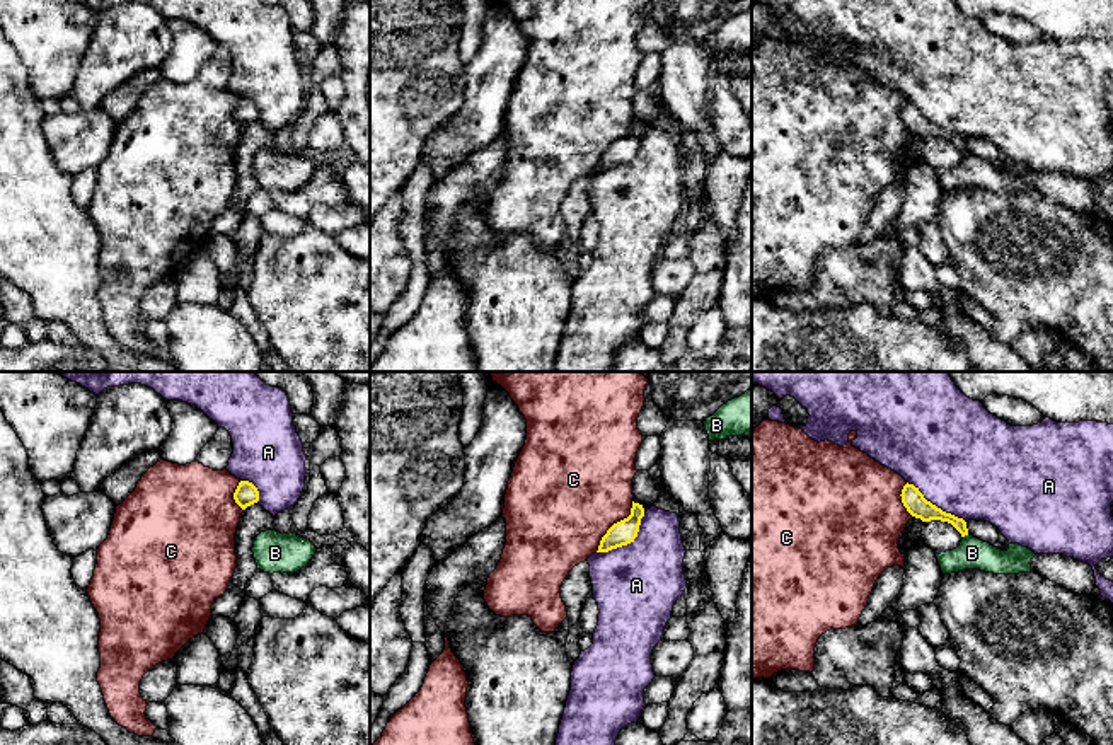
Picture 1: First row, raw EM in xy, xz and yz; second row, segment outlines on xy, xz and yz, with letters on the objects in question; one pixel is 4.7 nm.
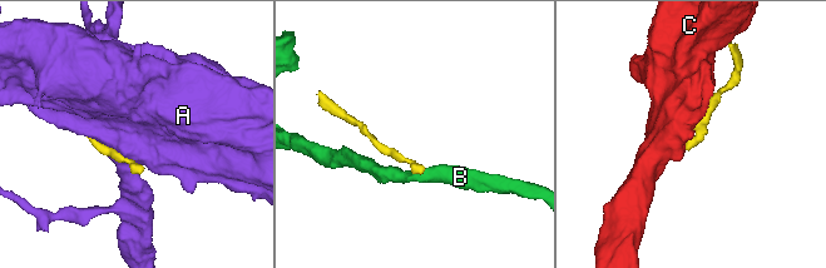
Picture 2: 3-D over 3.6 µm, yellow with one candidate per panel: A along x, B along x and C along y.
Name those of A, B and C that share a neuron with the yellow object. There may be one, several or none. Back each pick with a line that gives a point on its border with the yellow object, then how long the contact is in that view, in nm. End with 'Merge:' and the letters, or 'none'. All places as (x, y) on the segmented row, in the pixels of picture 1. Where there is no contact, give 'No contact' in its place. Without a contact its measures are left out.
Merge: none

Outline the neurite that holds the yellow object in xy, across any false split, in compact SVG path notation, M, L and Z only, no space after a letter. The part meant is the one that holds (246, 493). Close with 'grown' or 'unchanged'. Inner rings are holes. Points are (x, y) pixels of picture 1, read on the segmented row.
M240 481L234 493L234 500L242 510L245 510L247 506L259 501L259 491L252 482Z | unchanged

